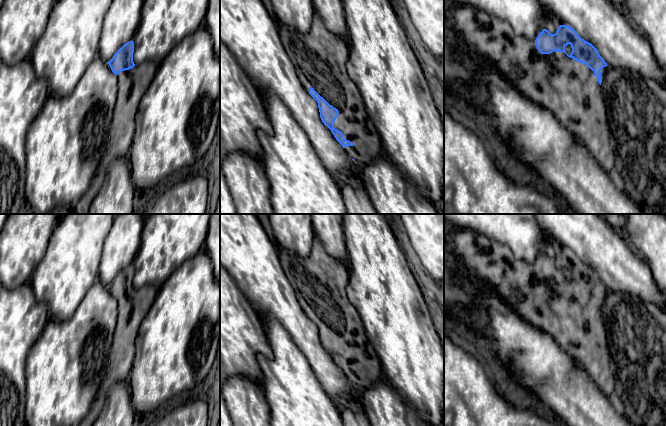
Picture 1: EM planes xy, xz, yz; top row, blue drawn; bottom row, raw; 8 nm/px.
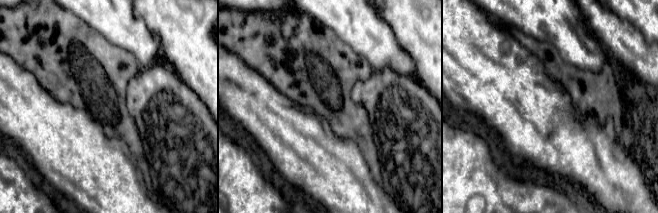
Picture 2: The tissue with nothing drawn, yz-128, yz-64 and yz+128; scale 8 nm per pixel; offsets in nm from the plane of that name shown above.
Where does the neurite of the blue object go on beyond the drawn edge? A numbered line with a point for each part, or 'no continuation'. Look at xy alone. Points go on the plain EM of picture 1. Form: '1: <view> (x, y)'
1: xy (132, 308)

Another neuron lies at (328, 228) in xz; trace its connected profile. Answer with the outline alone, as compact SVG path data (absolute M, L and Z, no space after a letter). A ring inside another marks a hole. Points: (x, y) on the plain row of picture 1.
M311 214L311 216L315 237L320 239L325 251L349 267L342 214Z

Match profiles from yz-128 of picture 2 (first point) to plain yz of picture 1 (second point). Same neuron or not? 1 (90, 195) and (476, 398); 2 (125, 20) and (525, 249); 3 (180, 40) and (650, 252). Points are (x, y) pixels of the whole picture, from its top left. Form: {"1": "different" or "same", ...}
{"1": "different", "2": "different", "3": "same"}

